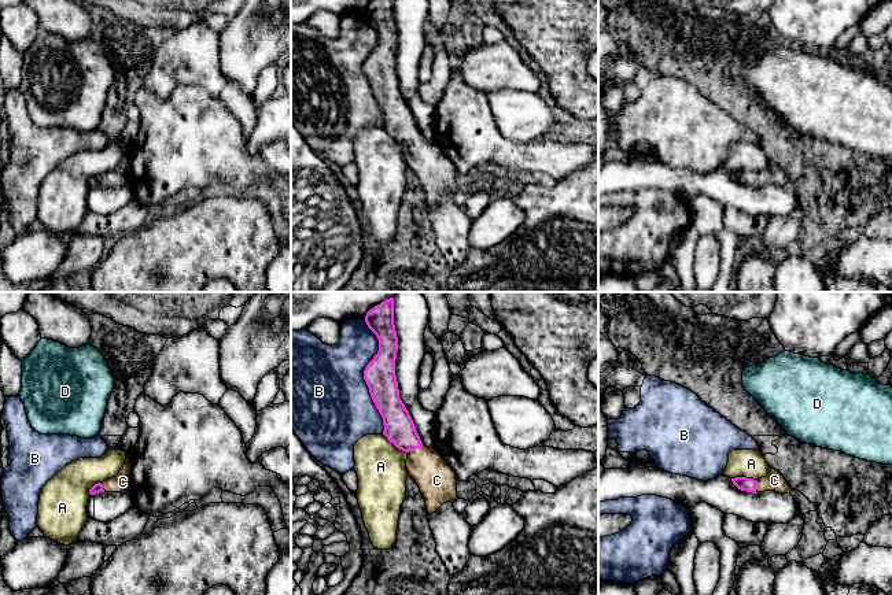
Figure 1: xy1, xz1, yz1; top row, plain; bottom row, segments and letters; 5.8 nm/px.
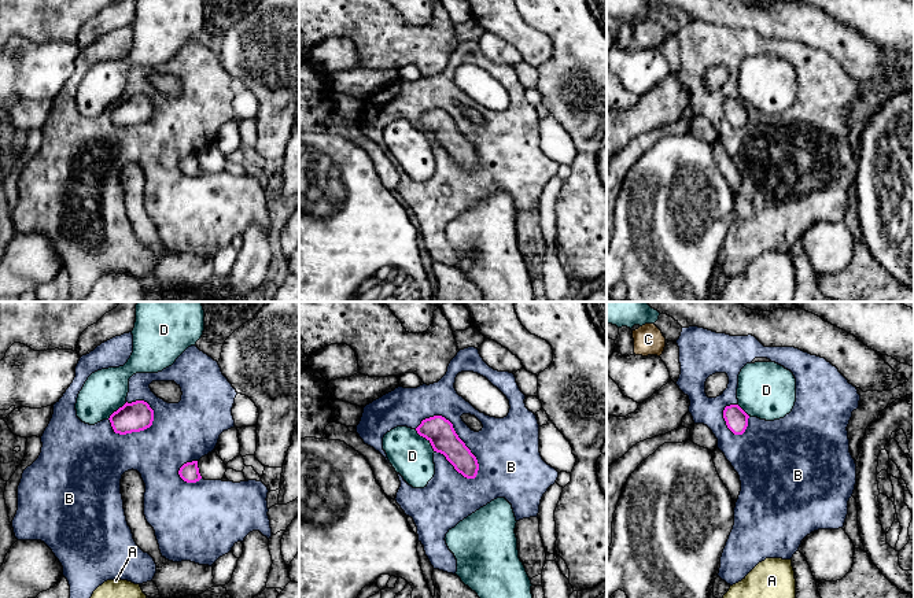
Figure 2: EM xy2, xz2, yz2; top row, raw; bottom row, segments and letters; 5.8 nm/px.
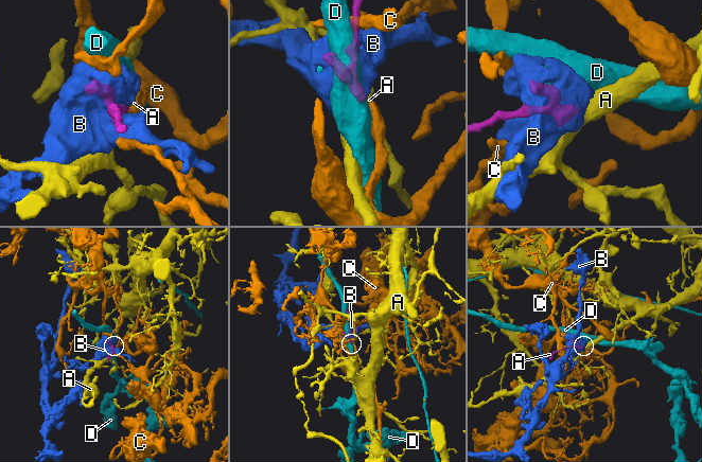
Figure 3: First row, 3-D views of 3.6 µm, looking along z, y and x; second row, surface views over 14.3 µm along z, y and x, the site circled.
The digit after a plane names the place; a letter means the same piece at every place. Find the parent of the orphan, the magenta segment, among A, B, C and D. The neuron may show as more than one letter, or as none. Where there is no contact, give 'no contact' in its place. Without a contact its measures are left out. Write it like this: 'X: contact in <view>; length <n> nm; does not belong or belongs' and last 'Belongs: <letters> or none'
A: contact in xz1; length 180 nm; does not belong
B: contact in xz2; length 460 nm; does not belong
C: contact in xz1; length 100 nm; belongs
D: contact in xz2; length 180 nm; does not belong
Belongs: C

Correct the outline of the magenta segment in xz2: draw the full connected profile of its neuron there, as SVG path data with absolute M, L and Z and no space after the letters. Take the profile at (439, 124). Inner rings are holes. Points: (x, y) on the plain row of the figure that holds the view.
M434 108L423 112L416 123L431 136L434 144L443 147L458 166L467 171L476 170L478 152L458 130L449 112Z

